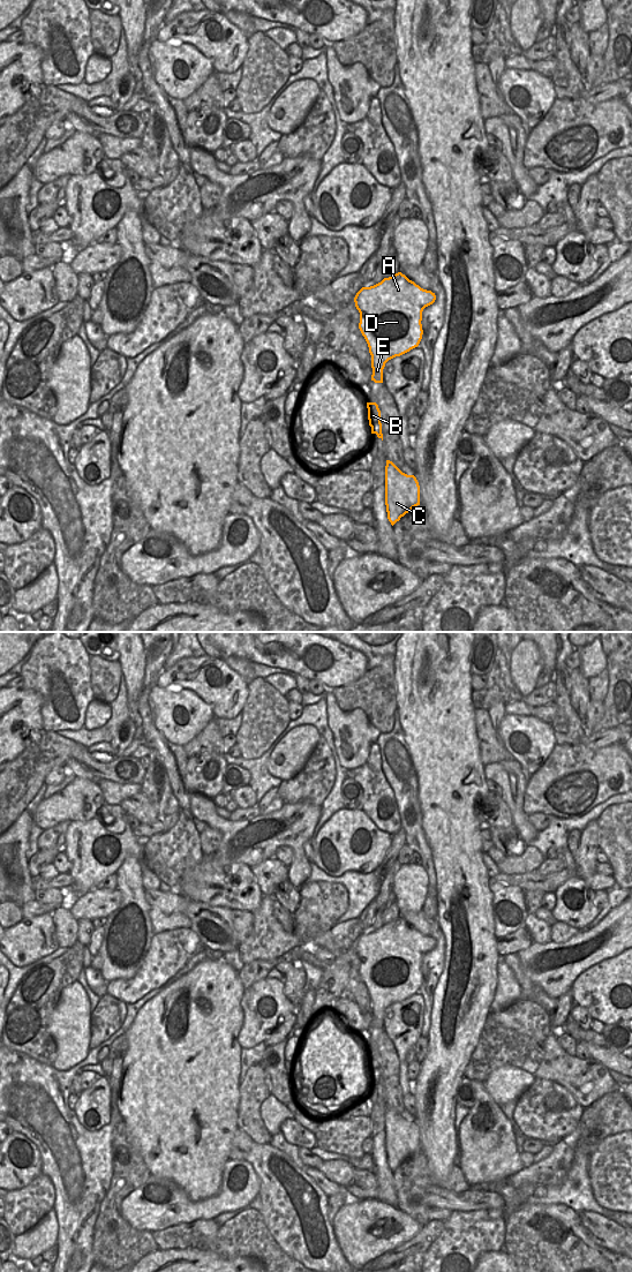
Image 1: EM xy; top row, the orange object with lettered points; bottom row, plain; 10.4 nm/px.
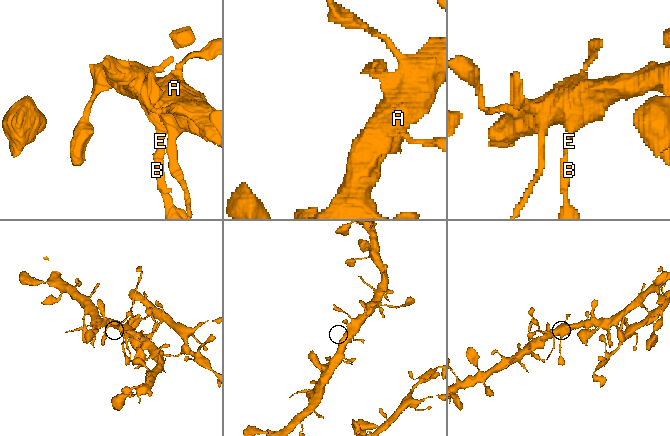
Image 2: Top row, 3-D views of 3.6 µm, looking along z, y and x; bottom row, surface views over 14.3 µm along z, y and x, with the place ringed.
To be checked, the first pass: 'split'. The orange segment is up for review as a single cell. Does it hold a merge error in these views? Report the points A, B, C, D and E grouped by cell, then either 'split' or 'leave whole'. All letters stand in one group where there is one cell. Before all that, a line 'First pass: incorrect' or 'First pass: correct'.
First pass: incorrect
groups A B C D E; leave whole

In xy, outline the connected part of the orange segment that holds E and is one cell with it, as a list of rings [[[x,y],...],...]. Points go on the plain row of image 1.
[[[398,918],[381,928],[362,933],[355,941],[355,953],[360,958],[359,974],[364,983],[371,1001],[371,1026],[383,1029],[385,1009],[419,992],[422,976],[422,957],[436,946],[435,939],[421,934],[405,920]]]

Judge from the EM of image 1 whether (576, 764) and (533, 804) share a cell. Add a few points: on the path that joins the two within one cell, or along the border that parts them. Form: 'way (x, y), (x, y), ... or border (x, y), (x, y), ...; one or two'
way (564, 775), (554, 780), (543, 792); one

